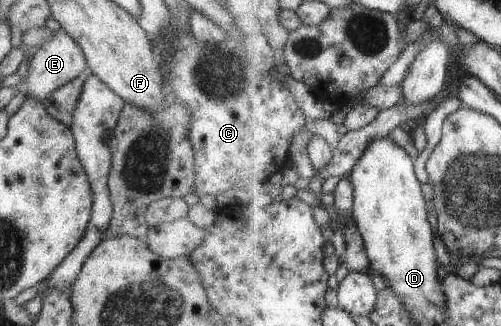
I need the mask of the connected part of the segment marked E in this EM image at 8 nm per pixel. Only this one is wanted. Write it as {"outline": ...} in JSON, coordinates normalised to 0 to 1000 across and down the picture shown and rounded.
{"outline":[[[122,83],[106,101],[102,123],[92,126],[78,150],[66,153],[60,178],[58,230],[42,255],[46,279],[70,307],[84,313],[100,285],[136,248],[148,245],[174,215],[174,184],[160,138]]]}

